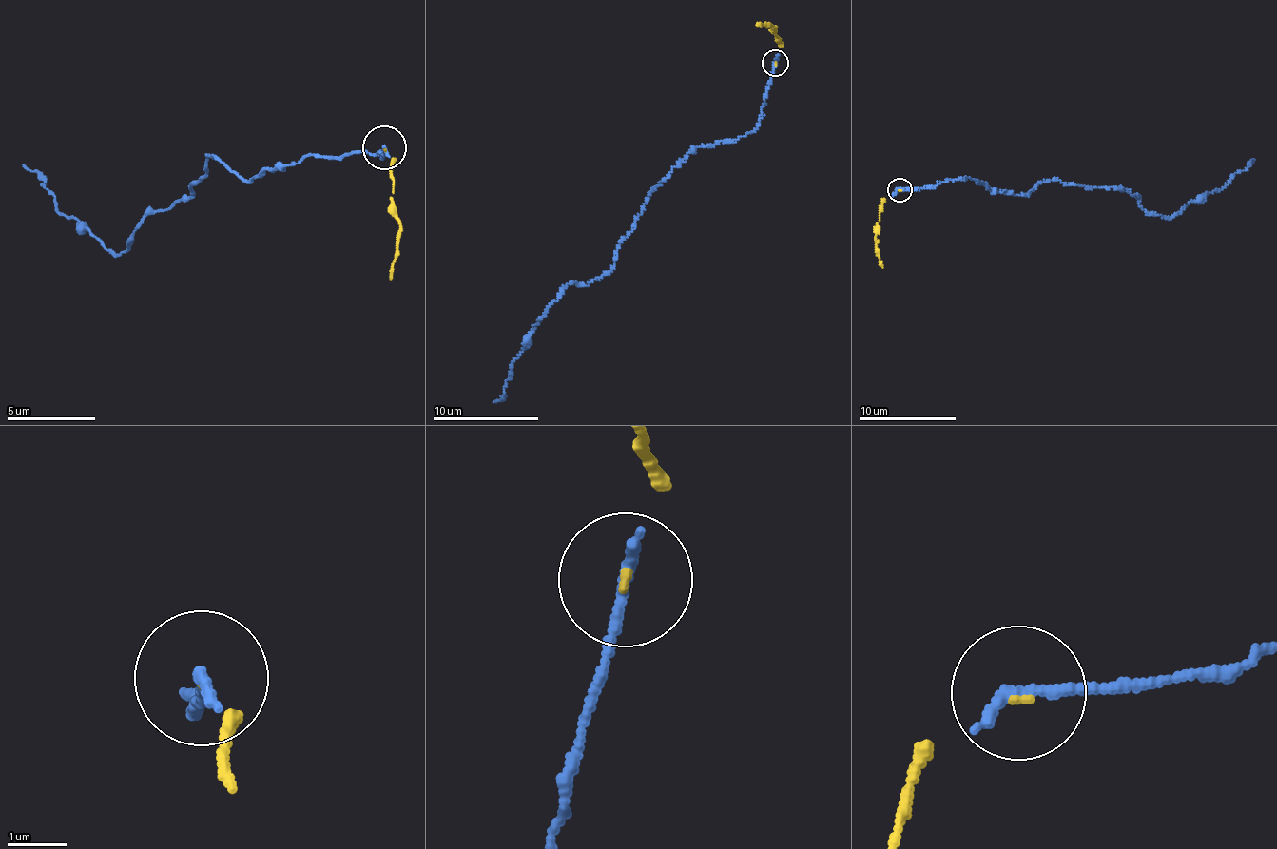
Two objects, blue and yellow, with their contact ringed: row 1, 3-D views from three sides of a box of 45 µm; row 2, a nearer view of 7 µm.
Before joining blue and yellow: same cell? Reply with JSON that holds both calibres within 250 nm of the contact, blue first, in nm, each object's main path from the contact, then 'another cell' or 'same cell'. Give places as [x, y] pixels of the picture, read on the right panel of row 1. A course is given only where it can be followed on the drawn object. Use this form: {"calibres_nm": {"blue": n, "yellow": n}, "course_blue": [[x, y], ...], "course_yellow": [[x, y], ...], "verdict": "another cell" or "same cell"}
{"calibres_nm": {"blue": 240, "yellow": 50}, "course_blue": [[899, 190], [964, 178], [1022, 196], [1053, 180], [1120, 187], [1171, 217], [1254, 160]], "course_yellow": [[899, 190], [884, 199], [877, 222], [876, 252], [882, 267]], "verdict": "same cell"}

